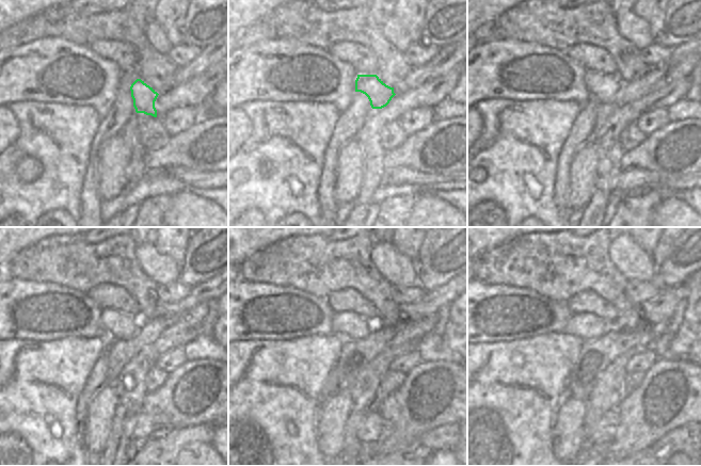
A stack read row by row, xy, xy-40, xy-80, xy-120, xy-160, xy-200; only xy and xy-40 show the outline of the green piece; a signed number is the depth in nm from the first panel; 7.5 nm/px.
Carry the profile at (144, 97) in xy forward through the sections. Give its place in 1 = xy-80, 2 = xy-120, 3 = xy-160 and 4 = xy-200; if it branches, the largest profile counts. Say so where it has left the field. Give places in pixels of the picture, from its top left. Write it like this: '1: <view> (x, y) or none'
1: xy-80 (604, 87)
2: xy-120 (117, 325)
3: xy-160 (347, 324)
4: xy-200 (587, 326)

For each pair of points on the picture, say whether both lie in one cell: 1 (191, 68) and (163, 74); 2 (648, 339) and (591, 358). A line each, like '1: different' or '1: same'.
1: different
2: same

